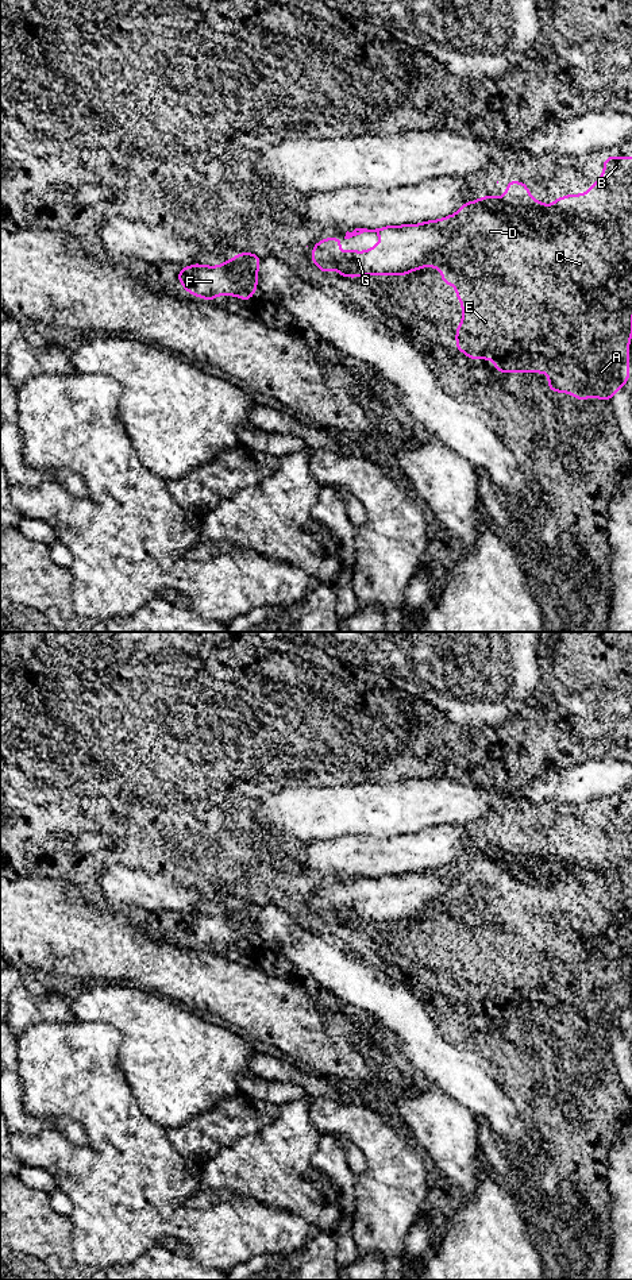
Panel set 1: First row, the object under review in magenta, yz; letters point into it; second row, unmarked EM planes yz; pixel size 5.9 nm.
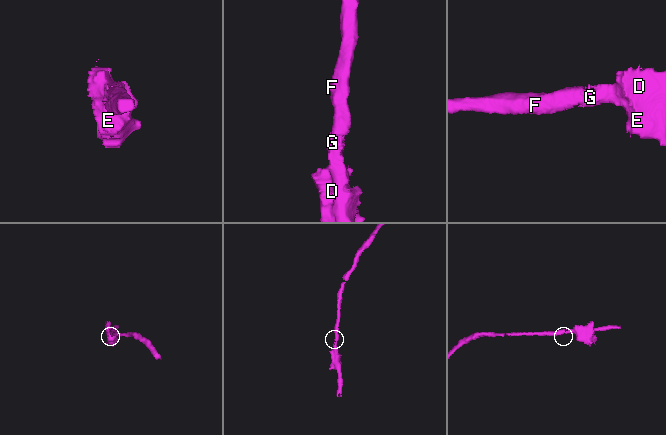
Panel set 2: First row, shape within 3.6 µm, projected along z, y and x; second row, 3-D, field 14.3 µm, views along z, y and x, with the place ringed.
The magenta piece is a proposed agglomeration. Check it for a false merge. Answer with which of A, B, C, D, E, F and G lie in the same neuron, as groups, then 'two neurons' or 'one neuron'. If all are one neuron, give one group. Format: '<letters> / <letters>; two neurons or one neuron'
A B C D E F G; one neuron

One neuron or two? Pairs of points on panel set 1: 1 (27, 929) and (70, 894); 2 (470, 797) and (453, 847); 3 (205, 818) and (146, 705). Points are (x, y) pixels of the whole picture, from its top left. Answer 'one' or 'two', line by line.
1: one
2: two
3: two

